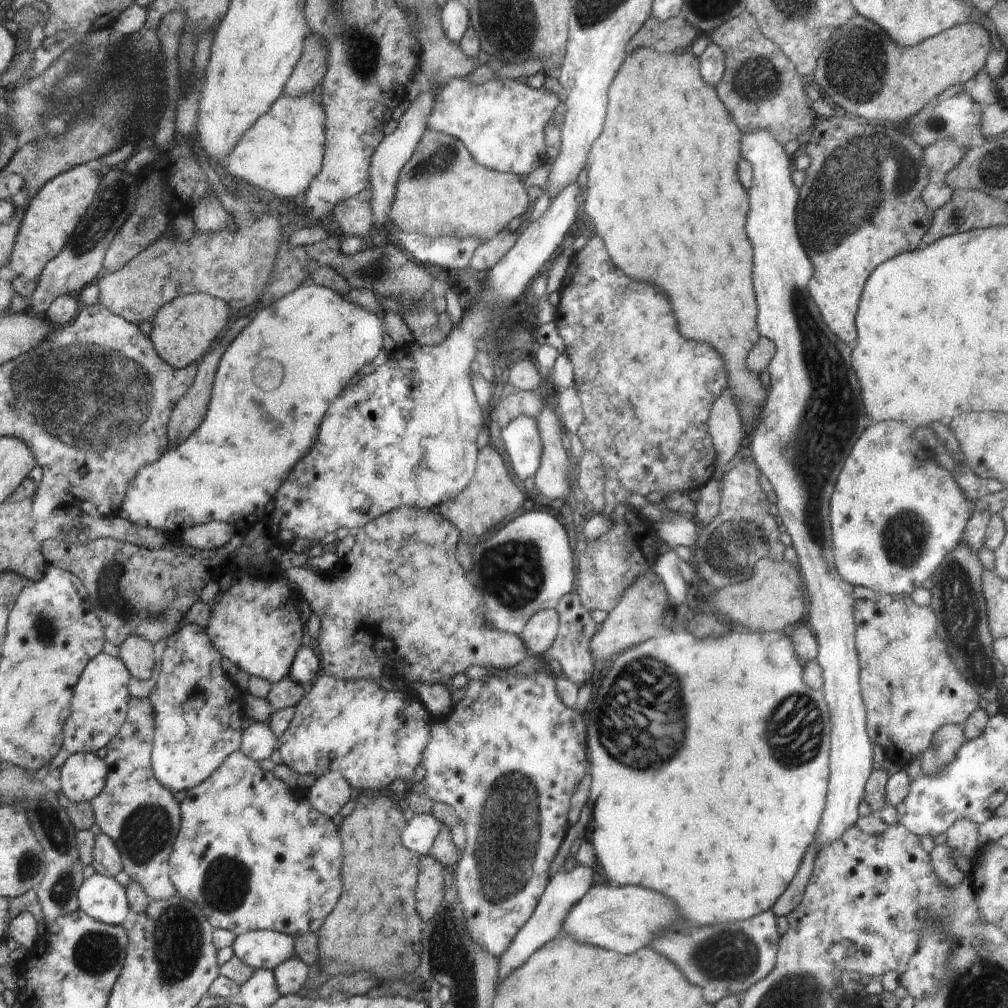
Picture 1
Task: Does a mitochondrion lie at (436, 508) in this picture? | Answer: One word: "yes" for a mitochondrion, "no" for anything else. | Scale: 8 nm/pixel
no

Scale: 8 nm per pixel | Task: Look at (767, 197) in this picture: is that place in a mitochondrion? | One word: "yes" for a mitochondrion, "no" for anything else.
no

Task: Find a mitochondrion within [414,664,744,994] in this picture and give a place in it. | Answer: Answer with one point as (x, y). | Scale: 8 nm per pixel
(512, 809)

